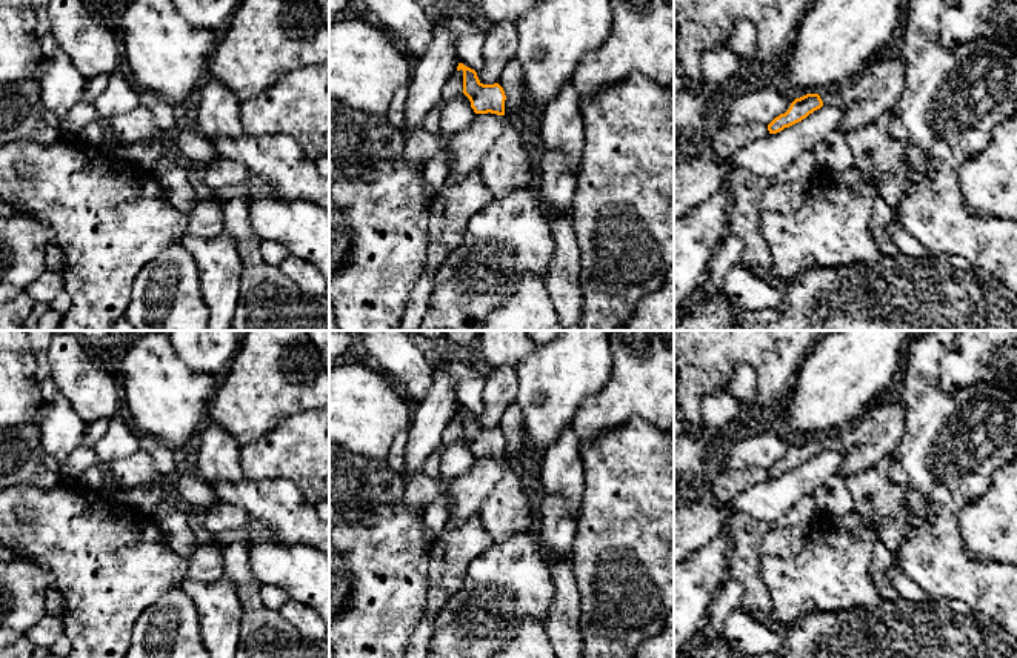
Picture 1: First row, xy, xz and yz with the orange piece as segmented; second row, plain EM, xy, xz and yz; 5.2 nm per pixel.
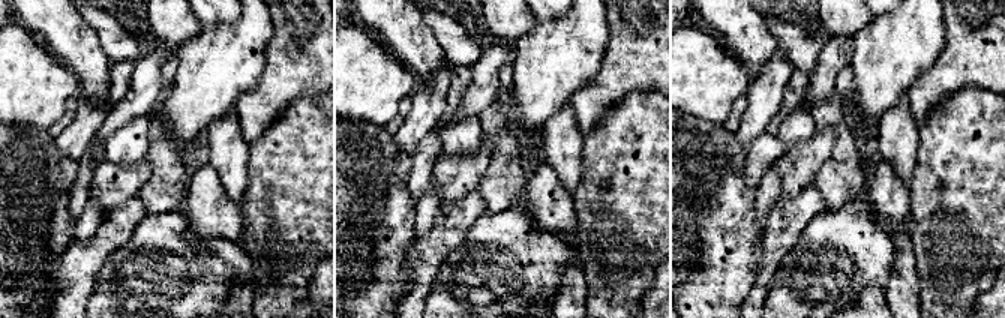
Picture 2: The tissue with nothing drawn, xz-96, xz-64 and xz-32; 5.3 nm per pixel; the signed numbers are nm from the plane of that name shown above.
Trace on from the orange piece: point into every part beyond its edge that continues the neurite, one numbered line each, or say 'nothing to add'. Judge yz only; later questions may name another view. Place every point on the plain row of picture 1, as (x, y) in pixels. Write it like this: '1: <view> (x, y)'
1: yz (876, 435)

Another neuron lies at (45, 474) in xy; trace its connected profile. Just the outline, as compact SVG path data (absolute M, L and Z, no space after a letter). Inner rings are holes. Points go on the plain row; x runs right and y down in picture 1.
M35 424L0 430L0 489L18 483L49 489L60 483L58 474L60 463L46 454Z

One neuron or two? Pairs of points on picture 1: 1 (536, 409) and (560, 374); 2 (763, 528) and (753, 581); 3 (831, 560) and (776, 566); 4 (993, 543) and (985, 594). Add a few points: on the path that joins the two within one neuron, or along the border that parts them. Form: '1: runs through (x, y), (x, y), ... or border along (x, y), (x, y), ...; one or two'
1: runs through (542, 400), (553, 383); one
2: runs through (750, 540), (748, 568); one
3: runs through (817, 564), (790, 566); one
4: border along (962, 540), (963, 548), (976, 558), (1000, 563); two

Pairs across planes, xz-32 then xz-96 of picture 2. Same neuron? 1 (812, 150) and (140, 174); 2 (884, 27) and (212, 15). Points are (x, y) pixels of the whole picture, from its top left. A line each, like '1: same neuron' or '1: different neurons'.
1: same neuron
2: different neurons

